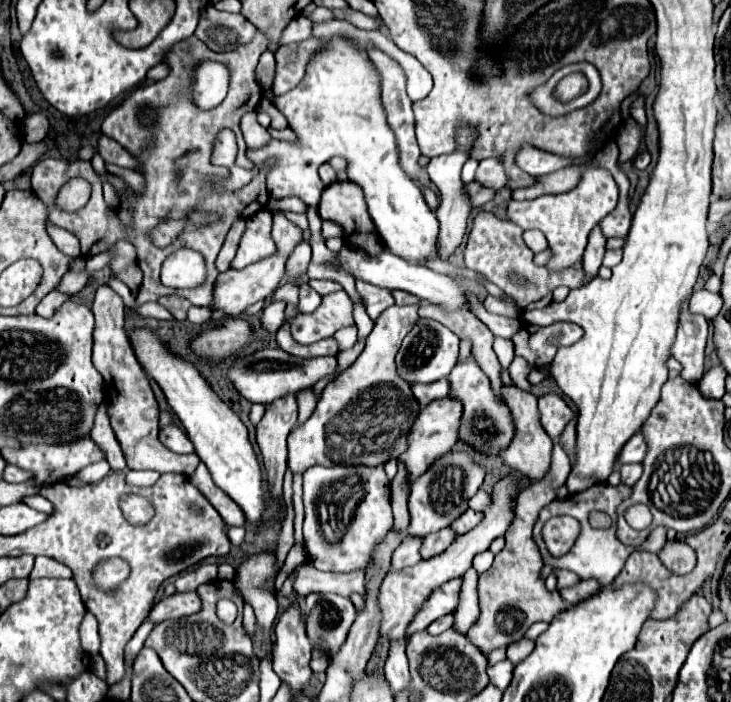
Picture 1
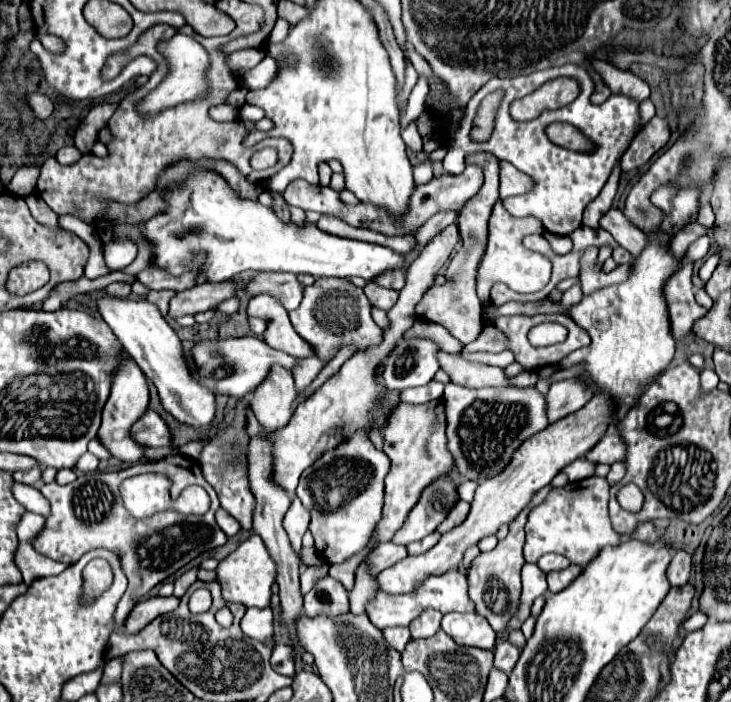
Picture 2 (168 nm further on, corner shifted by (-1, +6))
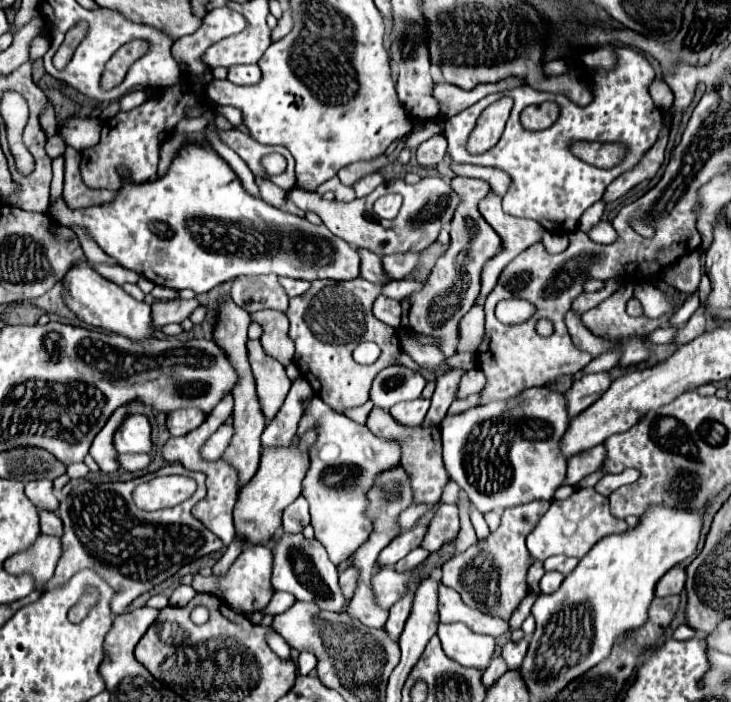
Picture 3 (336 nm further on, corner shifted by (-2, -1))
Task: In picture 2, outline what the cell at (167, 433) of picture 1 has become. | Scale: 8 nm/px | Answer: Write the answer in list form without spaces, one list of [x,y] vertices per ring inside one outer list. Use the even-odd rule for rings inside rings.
[[[151,408],[133,424],[131,432],[133,440],[137,440],[137,444],[141,446],[153,446],[153,448],[171,446],[171,432],[167,424]]]

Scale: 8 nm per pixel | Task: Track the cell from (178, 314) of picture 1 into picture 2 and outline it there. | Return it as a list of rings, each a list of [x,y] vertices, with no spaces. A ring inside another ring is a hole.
[[[151,290],[149,294],[147,294],[147,300],[149,302],[153,302],[161,312],[163,312],[163,316],[167,316],[167,306],[169,306],[169,300],[173,298],[173,290]]]

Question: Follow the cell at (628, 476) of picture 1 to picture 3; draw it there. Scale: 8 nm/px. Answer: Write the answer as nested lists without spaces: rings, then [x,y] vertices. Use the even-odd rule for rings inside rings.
[[[624,471],[624,473],[616,473],[616,475],[612,475],[612,473],[606,473],[598,483],[596,483],[596,491],[598,493],[602,493],[602,495],[610,495],[614,489],[618,489],[618,487],[622,487],[622,485],[628,485],[628,483],[634,483],[632,479],[630,479],[630,475],[628,475],[630,471]]]

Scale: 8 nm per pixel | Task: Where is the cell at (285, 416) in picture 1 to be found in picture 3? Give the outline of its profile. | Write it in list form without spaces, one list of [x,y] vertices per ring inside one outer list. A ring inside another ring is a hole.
[[[248,341],[248,353],[250,353],[252,373],[256,379],[258,401],[264,417],[270,421],[280,411],[292,381],[286,377],[284,365],[264,353],[260,341]]]

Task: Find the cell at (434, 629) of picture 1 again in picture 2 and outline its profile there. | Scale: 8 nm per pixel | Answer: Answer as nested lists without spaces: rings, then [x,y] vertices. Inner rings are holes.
[[[429,608],[429,610],[423,610],[411,624],[409,624],[409,630],[411,630],[411,638],[413,640],[419,640],[419,638],[429,638],[433,636],[437,630],[439,630],[439,624],[441,624],[441,612]]]

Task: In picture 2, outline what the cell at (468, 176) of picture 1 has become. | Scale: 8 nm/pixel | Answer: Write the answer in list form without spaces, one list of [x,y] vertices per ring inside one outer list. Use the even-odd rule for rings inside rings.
[[[547,70],[533,72],[533,74],[527,74],[527,76],[515,76],[515,78],[491,78],[469,100],[469,104],[465,108],[465,116],[461,118],[459,128],[449,136],[447,156],[443,160],[443,168],[449,174],[463,172],[466,168],[465,156],[473,154],[473,152],[489,152],[489,154],[497,156],[499,160],[511,162],[521,172],[529,174],[533,178],[535,186],[529,192],[521,194],[521,196],[505,198],[503,204],[505,204],[507,212],[517,216],[517,218],[521,218],[521,216],[537,216],[551,234],[567,236],[567,234],[571,234],[573,230],[577,230],[581,226],[581,216],[583,216],[585,206],[593,198],[597,198],[597,194],[605,186],[613,166],[617,164],[621,154],[627,150],[629,142],[641,130],[639,102],[629,98],[629,96],[623,96],[623,94],[611,94],[599,106],[587,104],[587,100],[577,98],[577,100],[573,100],[571,104],[567,104],[561,110],[543,112],[535,122],[515,122],[511,118],[511,114],[509,114],[509,104],[515,98],[523,98],[523,96],[535,92],[545,82],[547,82]],[[499,88],[505,90],[505,98],[503,98],[503,104],[499,106],[497,130],[493,132],[491,140],[487,140],[483,144],[471,142],[469,130],[473,126],[473,120],[477,114],[477,106],[481,104],[481,98],[485,98],[487,92],[493,92],[493,90],[499,90]],[[553,122],[569,122],[569,124],[577,126],[585,136],[589,136],[589,140],[593,144],[597,144],[597,150],[589,152],[589,154],[581,154],[581,152],[565,150],[565,148],[549,142],[547,134],[545,134],[545,128],[549,124],[553,124]]]

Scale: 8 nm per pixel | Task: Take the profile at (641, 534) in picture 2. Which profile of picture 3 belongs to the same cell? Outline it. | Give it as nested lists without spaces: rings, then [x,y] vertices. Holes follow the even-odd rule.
[[[584,487],[584,489],[576,489],[564,501],[554,499],[550,509],[542,515],[542,519],[534,527],[534,531],[526,537],[526,545],[534,561],[546,561],[552,555],[582,559],[600,539],[626,531],[628,531],[626,521],[614,519],[610,515],[608,499],[604,495],[598,495],[598,491],[594,491],[592,487]]]

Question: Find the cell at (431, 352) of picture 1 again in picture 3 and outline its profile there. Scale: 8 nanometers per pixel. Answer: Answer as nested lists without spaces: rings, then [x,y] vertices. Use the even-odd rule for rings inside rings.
[[[386,367],[382,369],[370,389],[370,399],[380,409],[390,409],[398,401],[412,401],[422,395],[426,377],[420,371],[408,367]]]

